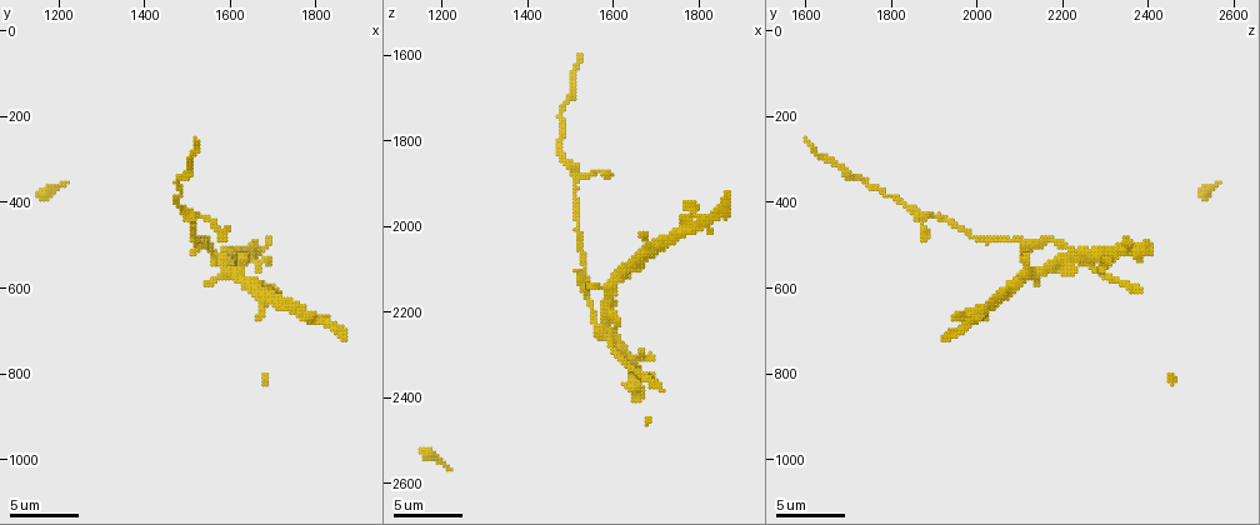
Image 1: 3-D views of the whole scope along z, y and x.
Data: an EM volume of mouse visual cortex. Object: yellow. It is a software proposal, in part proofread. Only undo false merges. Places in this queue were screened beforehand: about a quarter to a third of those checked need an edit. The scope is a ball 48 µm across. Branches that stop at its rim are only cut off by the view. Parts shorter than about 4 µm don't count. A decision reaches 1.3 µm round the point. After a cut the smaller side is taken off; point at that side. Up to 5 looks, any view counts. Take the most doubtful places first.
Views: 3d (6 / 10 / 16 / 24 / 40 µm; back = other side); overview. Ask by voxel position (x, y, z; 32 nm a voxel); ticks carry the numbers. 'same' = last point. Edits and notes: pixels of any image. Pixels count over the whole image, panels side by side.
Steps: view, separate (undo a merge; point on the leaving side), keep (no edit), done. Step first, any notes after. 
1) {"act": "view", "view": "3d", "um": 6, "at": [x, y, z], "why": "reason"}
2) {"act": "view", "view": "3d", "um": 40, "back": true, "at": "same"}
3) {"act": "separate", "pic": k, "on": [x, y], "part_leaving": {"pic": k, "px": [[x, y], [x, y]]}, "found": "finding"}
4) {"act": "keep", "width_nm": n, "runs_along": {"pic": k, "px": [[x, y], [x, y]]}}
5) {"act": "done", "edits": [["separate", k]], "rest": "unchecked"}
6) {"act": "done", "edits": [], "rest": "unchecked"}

{"act": "view", "view": "3d", "um": 10, "at": [1600, 565, 2305]}

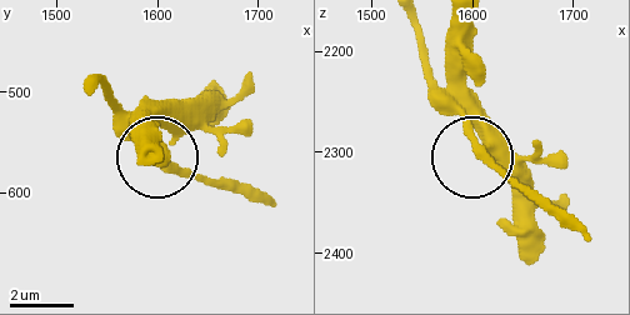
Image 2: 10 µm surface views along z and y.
{"act": "keep", "found": "continuous, no second cell"}

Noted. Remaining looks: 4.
{"act": "view", "view": "3d", "um": 10, "at": [1530, 485, 2095], "why": "three arms meet"}

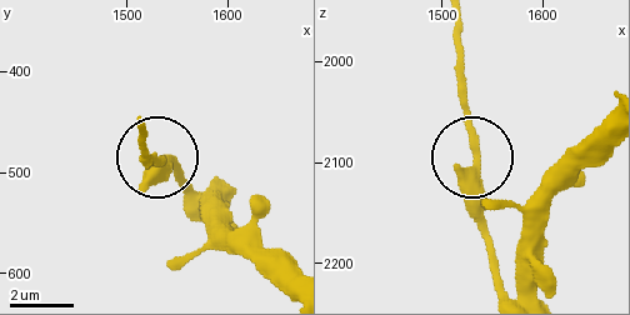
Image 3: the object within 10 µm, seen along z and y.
{"act": "view", "view": "3d", "um": 10, "back": true, "at": "same"}

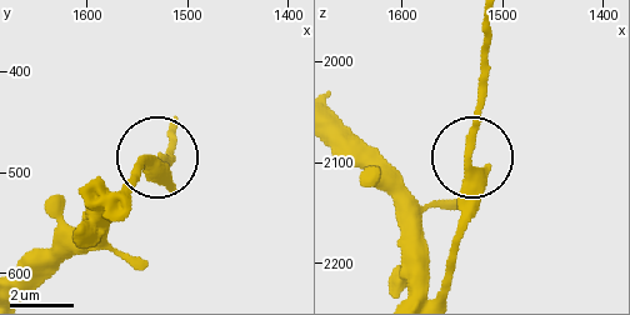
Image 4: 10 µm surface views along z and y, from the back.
{"act": "keep", "runs_along": {"pic": 4, "px": [[444, 284], [460, 230], [484, 64]]}, "found": "one cell here"}

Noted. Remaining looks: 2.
{"act": "view", "view": "3d", "um": 16, "at": [1480, 340, 1725], "why": "sudden change in width"}

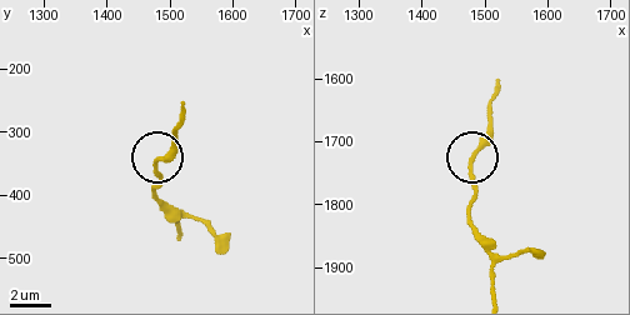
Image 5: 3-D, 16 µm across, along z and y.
{"act": "keep", "width_nm": 210, "runs_along": {"pic": 5, "px": [[494, 290], [491, 250], [470, 214], [470, 159], [489, 125]]}, "found": "continuous, no second cell"}

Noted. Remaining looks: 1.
{"act": "done", "edits": [], "rest": "unchecked"}

